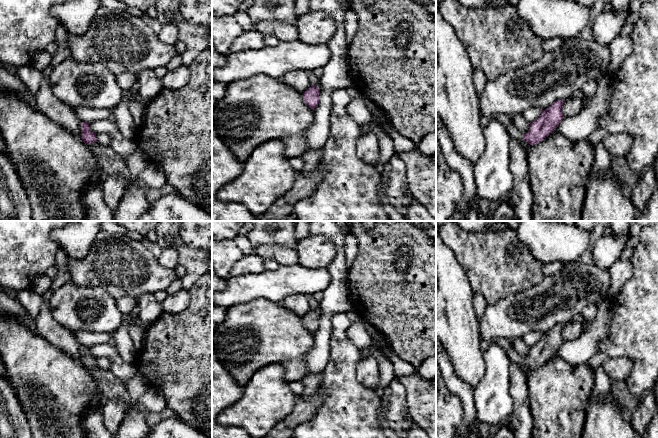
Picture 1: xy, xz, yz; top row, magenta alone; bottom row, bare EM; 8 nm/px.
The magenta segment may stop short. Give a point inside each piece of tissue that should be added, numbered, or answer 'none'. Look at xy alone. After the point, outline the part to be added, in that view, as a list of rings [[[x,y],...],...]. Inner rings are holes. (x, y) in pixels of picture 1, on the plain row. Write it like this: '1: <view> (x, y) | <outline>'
1: xy (109, 386) | [[[98,365],[88,369],[92,377],[96,380],[98,391],[104,401],[118,399],[124,401],[128,410],[132,406],[130,395],[126,385],[118,379],[111,371],[104,370]]]

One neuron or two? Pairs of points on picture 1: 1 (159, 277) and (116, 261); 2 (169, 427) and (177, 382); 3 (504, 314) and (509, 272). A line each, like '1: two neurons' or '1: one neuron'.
1: one neuron
2: two neurons
3: two neurons

